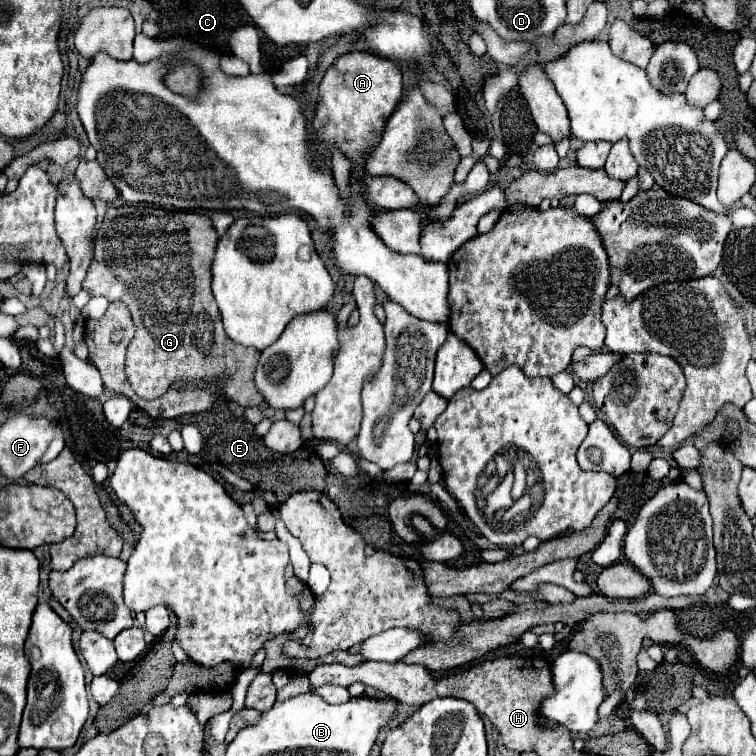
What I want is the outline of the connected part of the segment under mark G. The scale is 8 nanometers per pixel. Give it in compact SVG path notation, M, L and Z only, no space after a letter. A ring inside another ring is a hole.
M125 204L119 208L111 206L97 230L93 240L95 252L83 280L83 290L91 296L105 296L107 300L121 300L127 304L135 324L135 336L127 346L125 374L131 388L141 398L163 396L175 380L205 380L219 382L225 394L241 406L263 404L263 394L253 382L261 352L255 348L243 348L227 338L221 314L211 294L209 266L217 240L219 236L209 216L151 208L145 204Z

